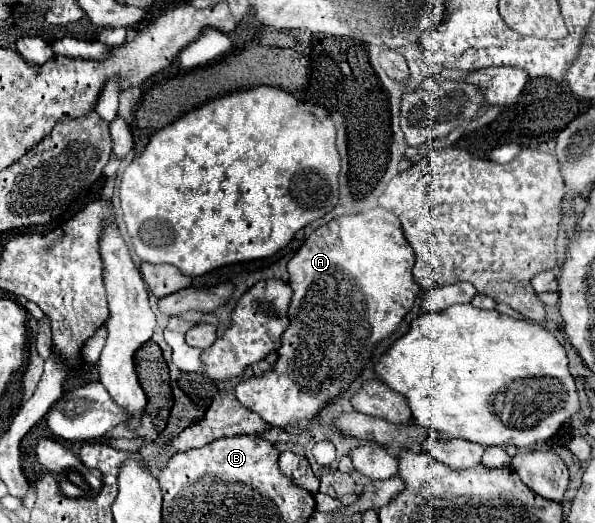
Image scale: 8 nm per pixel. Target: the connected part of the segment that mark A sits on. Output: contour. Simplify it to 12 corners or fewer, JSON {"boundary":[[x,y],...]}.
{"boundary":[[385,208],[317,228],[287,264],[271,372],[237,400],[319,418],[415,306]]}

